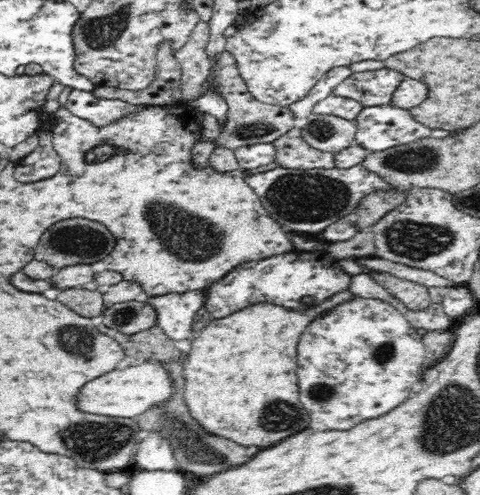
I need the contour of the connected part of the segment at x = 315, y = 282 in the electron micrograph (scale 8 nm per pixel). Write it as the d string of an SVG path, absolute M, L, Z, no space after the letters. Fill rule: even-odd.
M294 250L278 254L278 256L270 256L264 260L238 264L232 272L206 288L207 297L204 308L212 314L213 318L222 318L246 308L248 304L266 301L288 309L307 309L320 304L336 293L349 290L351 276L344 272L338 261L339 259L327 252L309 254L306 251ZM304 296L313 296L315 303L310 306L304 305L302 303Z

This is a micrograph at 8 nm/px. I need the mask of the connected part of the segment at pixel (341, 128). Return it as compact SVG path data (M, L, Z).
M310 113L301 128L302 138L312 148L331 153L348 148L356 133L354 120L326 114Z

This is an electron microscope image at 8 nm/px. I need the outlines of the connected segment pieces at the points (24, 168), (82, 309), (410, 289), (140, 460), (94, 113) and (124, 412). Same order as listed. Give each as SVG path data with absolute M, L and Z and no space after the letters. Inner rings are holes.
M52 144L37 146L26 158L20 160L14 170L18 182L29 183L54 176L62 164Z
M97 286L64 289L57 299L76 314L95 321L104 311L103 294Z
M366 272L410 310L424 310L432 304L428 287L422 284L398 278L388 272Z
M153 431L150 435L138 442L137 450L135 451L135 458L133 465L137 470L174 470L176 468L176 462L174 451L172 450L170 441L166 437L160 436L158 432Z
M72 89L65 107L73 114L88 119L98 127L106 126L116 119L137 113L141 105L128 104L123 100L96 98L93 92Z
M146 361L140 365L129 366L124 370L115 369L88 382L78 392L78 408L88 414L136 419L139 414L172 398L172 390L172 379L168 372L158 362Z

